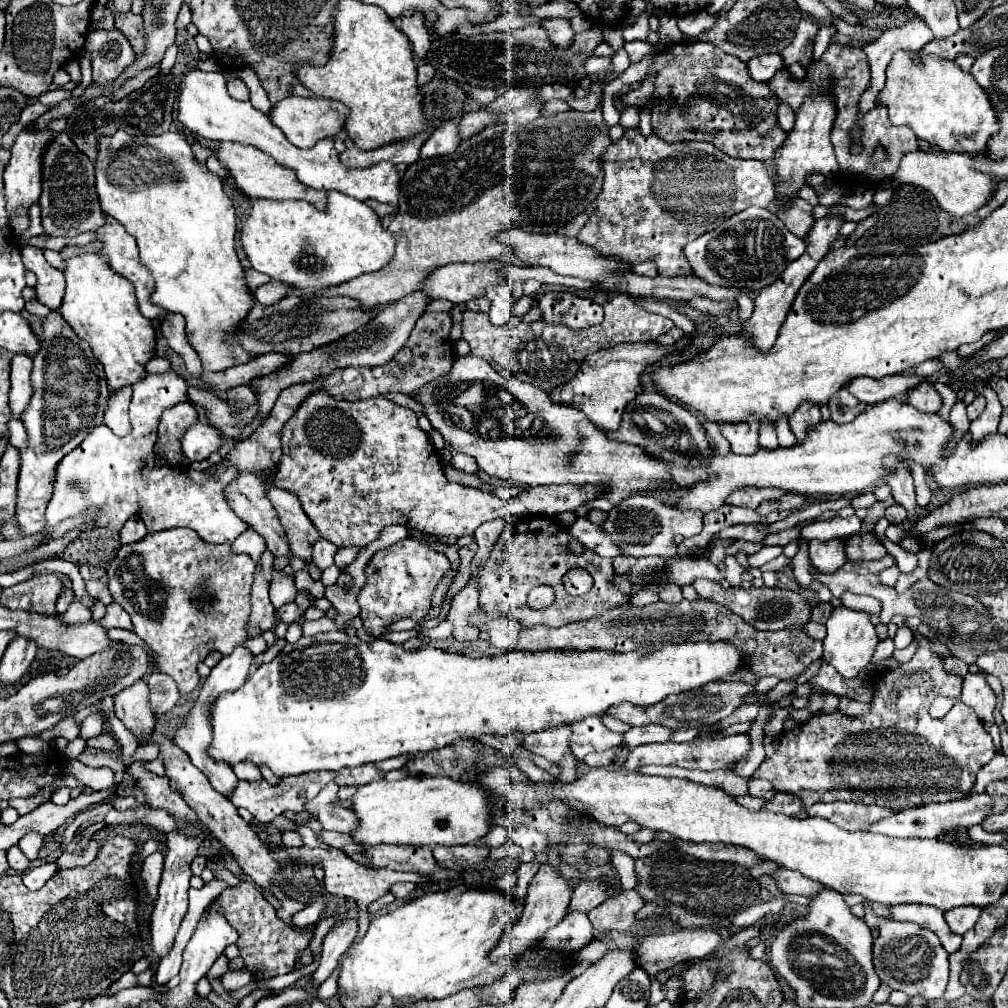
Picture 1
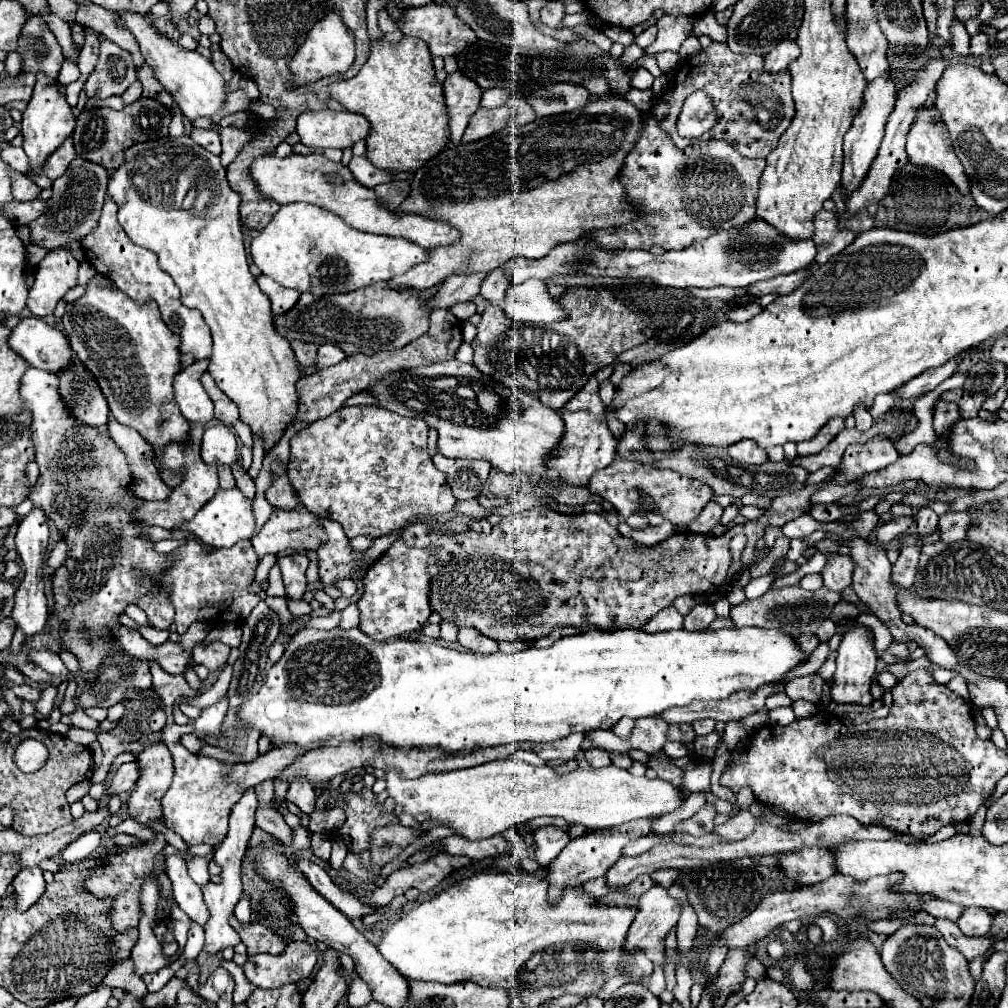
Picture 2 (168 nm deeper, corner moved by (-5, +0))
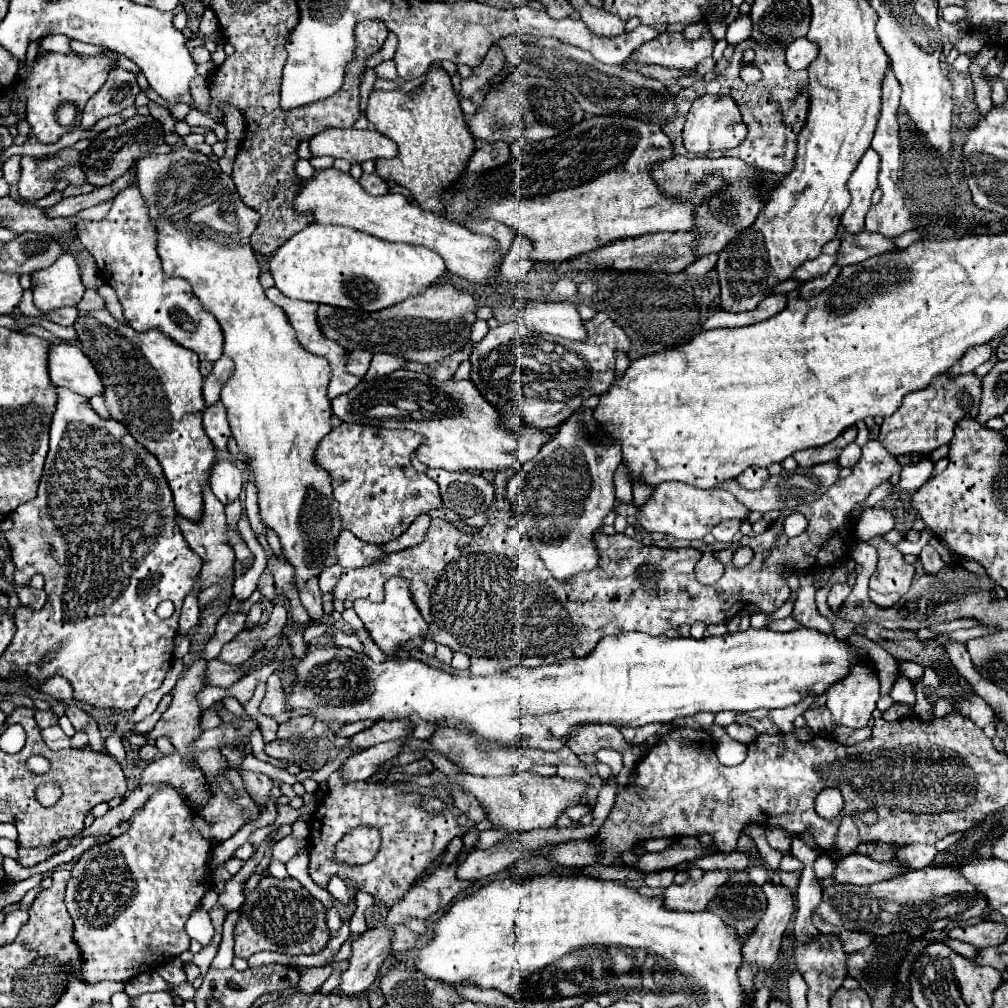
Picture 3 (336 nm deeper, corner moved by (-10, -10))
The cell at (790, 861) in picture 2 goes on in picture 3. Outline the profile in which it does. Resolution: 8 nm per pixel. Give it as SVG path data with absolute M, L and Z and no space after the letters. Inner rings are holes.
M848 855L834 869L836 883L852 883L852 885L872 885L878 881L900 877L900 867L896 863L880 863L864 855Z

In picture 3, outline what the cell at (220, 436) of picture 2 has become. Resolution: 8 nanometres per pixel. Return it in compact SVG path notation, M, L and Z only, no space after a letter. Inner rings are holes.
M216 461L210 477L212 493L220 499L220 503L228 505L240 497L244 483L244 471L232 461Z

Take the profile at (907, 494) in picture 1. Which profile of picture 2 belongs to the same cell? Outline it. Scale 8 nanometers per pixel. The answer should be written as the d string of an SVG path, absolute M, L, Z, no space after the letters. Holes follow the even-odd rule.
M919 509L919 513L917 513L917 531L919 531L919 535L933 533L935 527L937 527L937 521L939 521L939 517L937 517L935 511Z

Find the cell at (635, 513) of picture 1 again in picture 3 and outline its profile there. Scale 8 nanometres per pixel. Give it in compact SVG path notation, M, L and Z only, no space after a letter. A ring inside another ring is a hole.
M730 519L730 521L722 521L718 523L714 529L712 529L712 535L716 537L716 541L732 541L732 537L740 531L740 523L736 519Z

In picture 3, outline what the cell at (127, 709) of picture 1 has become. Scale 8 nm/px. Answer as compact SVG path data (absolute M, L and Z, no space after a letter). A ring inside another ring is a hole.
M162 783L150 801L134 813L126 833L100 841L80 855L70 871L72 877L66 885L64 903L74 921L72 939L80 949L82 981L86 985L100 981L126 983L144 971L152 971L166 959L188 951L190 937L184 931L184 923L212 889L210 849L210 843L192 827L192 809L168 783Z

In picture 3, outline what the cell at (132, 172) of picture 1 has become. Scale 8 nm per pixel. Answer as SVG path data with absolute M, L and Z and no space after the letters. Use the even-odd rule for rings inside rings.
M176 149L166 155L150 155L142 157L136 165L138 173L138 189L150 207L150 217L158 229L158 253L162 259L164 273L170 277L182 277L190 281L194 287L194 295L202 301L204 309L210 311L224 331L224 355L232 357L236 363L232 379L222 389L222 403L228 409L228 421L238 443L240 453L248 457L246 469L248 479L256 485L258 491L258 507L260 519L268 529L272 529L280 537L282 555L294 567L292 583L300 591L304 583L312 577L320 577L326 567L336 565L336 555L332 555L332 539L340 535L342 523L336 507L336 499L332 497L332 479L328 471L324 471L316 461L316 447L324 435L332 431L330 417L330 399L326 395L328 383L332 379L330 363L324 357L306 353L294 337L294 329L288 325L284 311L274 305L266 295L262 285L258 283L260 265L250 247L252 231L256 229L260 215L246 207L234 187L230 175L222 173L218 163L210 161L206 155ZM230 199L230 225L226 223L226 231L216 231L210 239L208 225L190 219L200 207L210 203Z

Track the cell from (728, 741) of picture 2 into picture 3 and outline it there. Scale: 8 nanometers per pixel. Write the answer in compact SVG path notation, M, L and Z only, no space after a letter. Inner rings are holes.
M732 723L726 727L726 733L742 743L750 743L752 739L756 739L756 729L750 727L750 725L738 725L738 723Z

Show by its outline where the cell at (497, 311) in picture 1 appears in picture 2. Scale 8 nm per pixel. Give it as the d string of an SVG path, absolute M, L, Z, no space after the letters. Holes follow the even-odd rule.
M529 279L521 285L509 287L503 311L511 321L527 323L553 323L565 317L563 309L553 301L545 283L539 279Z

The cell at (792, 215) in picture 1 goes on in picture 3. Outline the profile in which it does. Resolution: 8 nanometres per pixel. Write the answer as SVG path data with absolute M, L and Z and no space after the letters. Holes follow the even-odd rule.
M862 231L860 235L850 235L844 233L842 245L838 249L838 265L846 267L846 265L856 265L862 263L874 255L882 255L886 251L894 251L898 249L894 245L892 239L884 237L884 235L876 235L872 231Z

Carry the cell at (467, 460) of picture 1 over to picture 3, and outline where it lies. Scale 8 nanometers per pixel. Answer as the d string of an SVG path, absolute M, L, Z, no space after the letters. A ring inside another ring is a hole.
M430 469L428 475L438 483L444 507L456 511L458 515L472 517L490 509L494 489L480 473Z

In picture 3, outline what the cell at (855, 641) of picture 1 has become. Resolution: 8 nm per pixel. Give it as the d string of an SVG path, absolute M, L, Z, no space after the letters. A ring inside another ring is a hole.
M856 663L848 677L826 691L826 707L834 723L852 729L868 725L878 699L878 677L866 663Z

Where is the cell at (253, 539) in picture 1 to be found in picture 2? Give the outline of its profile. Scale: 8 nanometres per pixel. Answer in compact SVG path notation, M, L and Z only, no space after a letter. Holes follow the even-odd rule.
M303 505L295 511L275 509L263 529L251 537L253 549L259 557L269 553L285 553L285 551L301 551L301 549L317 549L325 535L315 527L315 515L311 515Z

